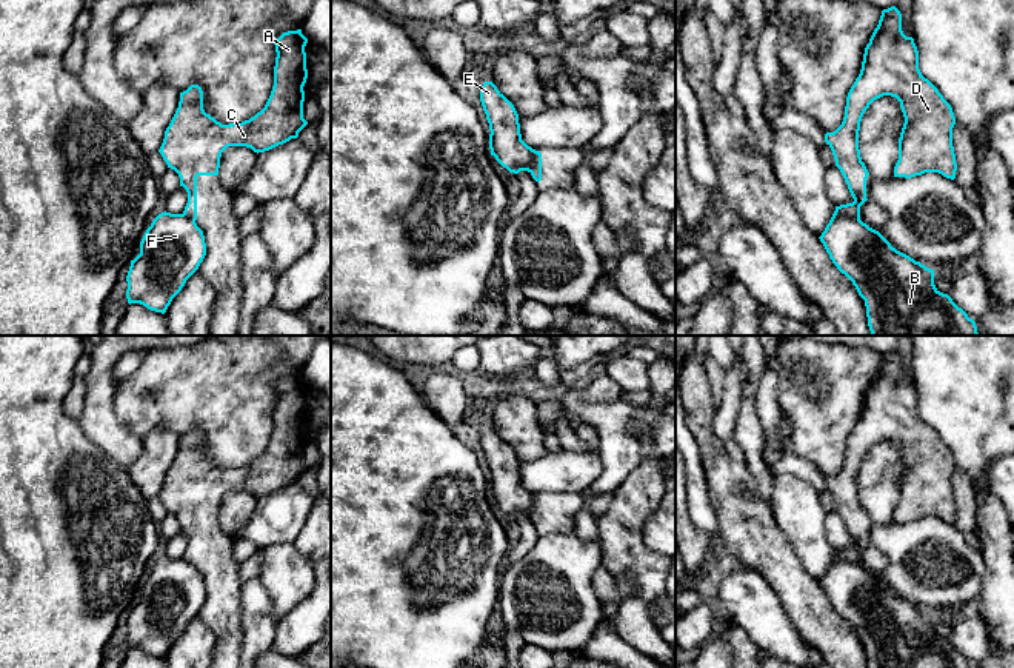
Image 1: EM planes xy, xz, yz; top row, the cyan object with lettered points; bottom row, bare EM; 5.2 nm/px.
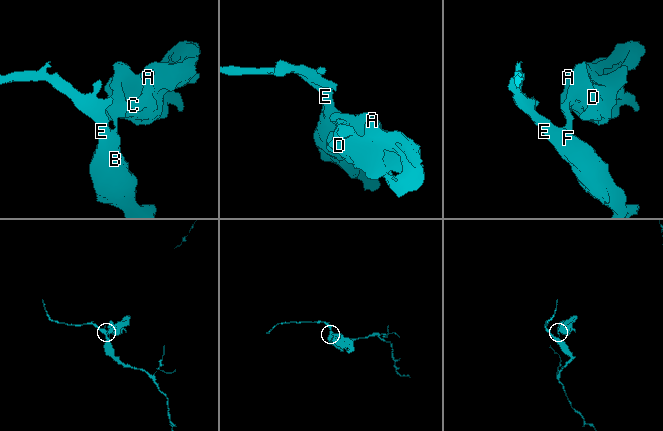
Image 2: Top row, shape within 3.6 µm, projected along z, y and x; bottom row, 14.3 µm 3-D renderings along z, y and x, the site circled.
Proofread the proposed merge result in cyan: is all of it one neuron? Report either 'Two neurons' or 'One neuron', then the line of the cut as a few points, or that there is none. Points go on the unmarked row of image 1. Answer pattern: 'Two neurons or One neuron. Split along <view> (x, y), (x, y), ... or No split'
Two neurons. Split along yz (834, 556), (859, 564)

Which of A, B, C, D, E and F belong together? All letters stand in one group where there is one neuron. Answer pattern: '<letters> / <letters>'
A C D / B E F

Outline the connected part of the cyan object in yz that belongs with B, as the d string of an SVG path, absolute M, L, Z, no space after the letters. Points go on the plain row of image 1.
M834 556L819 582L865 645L868 668L976 668L934 630L934 614L897 596L857 562Z

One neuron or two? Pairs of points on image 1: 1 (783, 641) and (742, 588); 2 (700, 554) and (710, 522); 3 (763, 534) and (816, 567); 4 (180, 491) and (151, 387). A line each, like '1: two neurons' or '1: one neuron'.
1: one neuron
2: two neurons
3: two neurons
4: two neurons

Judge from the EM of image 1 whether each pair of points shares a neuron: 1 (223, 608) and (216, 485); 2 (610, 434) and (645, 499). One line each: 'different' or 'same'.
1: same
2: different

